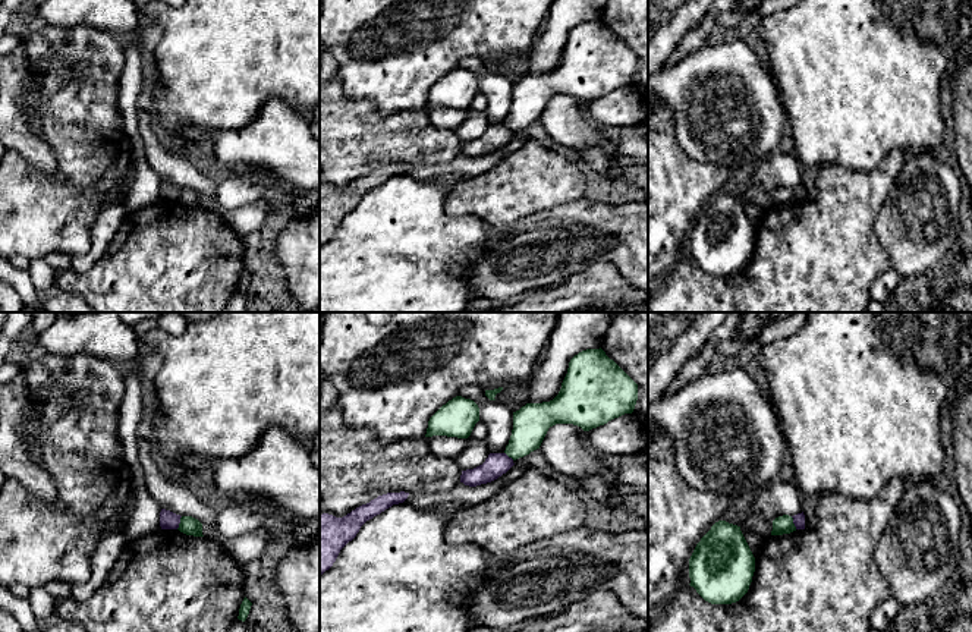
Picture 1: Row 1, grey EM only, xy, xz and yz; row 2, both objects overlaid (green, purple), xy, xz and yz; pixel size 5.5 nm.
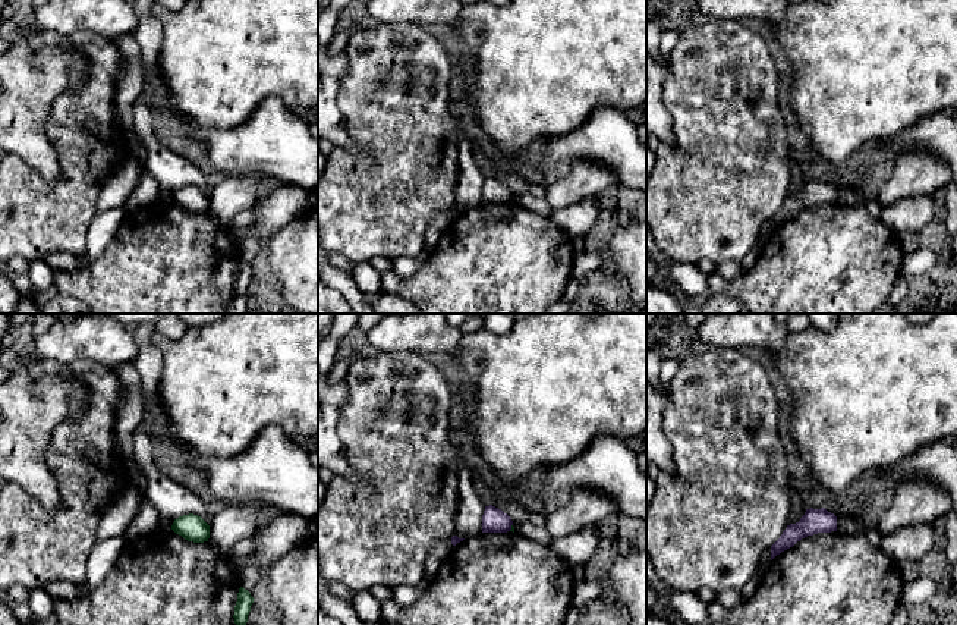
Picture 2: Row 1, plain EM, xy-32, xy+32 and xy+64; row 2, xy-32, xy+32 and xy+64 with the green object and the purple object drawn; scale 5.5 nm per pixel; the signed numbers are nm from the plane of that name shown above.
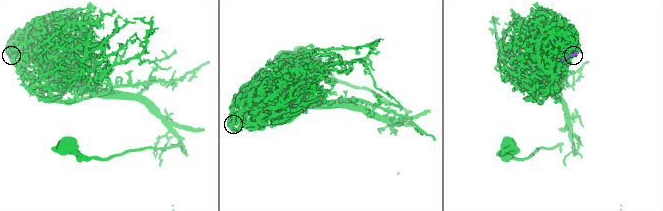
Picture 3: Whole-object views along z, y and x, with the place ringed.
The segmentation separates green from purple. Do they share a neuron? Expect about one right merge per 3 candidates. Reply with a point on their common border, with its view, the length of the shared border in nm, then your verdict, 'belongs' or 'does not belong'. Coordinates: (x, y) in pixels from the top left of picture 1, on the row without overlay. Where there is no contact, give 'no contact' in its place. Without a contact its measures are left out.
contact xy (181, 194); length 80 nm; does not belong

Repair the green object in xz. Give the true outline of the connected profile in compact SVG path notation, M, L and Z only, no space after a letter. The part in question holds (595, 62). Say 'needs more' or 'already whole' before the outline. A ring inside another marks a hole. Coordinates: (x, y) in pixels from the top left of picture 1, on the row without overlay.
already whole; M600 21L575 26L559 66L542 75L526 75L513 84L513 101L504 125L513 132L540 120L556 95L573 95L589 103L625 85L632 85L638 56Z

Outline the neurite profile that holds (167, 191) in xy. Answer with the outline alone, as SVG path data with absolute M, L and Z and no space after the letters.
M161 180L160 183L160 198L161 201L177 201L180 195L180 186L170 182Z

